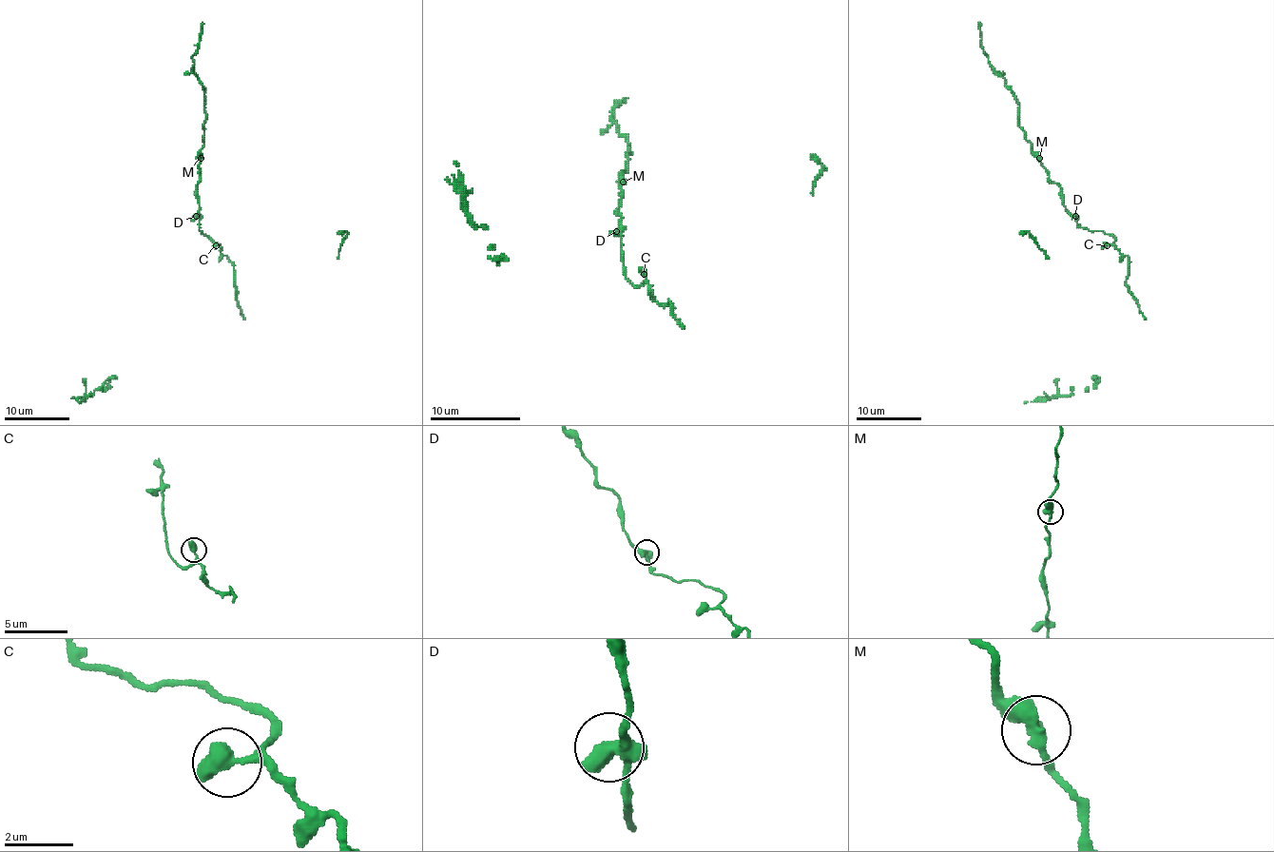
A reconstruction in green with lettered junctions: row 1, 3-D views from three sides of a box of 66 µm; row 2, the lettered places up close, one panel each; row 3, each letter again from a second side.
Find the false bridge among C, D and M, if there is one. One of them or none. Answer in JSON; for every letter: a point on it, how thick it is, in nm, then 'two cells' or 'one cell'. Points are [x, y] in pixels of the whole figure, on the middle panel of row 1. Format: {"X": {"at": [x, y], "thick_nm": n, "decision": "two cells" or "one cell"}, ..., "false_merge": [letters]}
{"C": {"at": [644, 274], "thick_nm": 440, "decision": "one cell"}, "D": {"at": [616, 231], "thick_nm": 440, "decision": "one cell"}, "M": {"at": [623, 182], "thick_nm": 440, "decision": "one cell"}, "false_merge": []}

